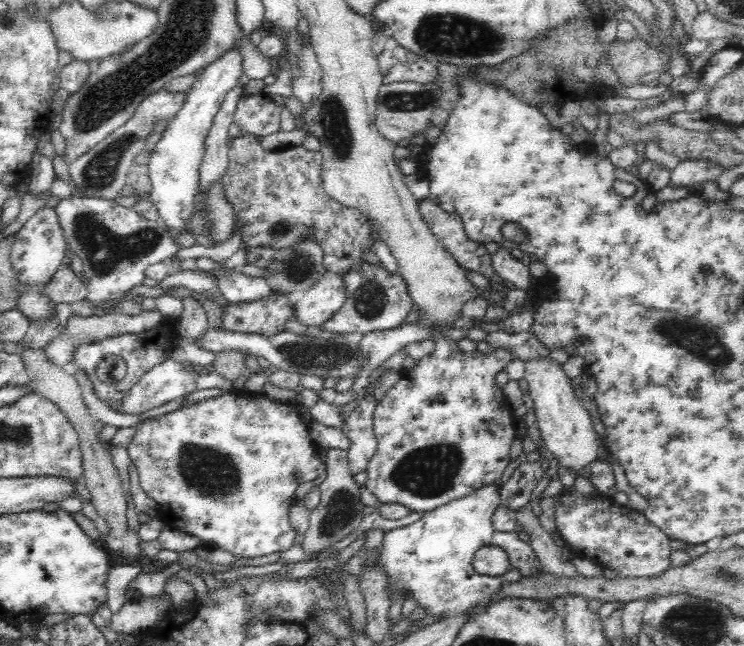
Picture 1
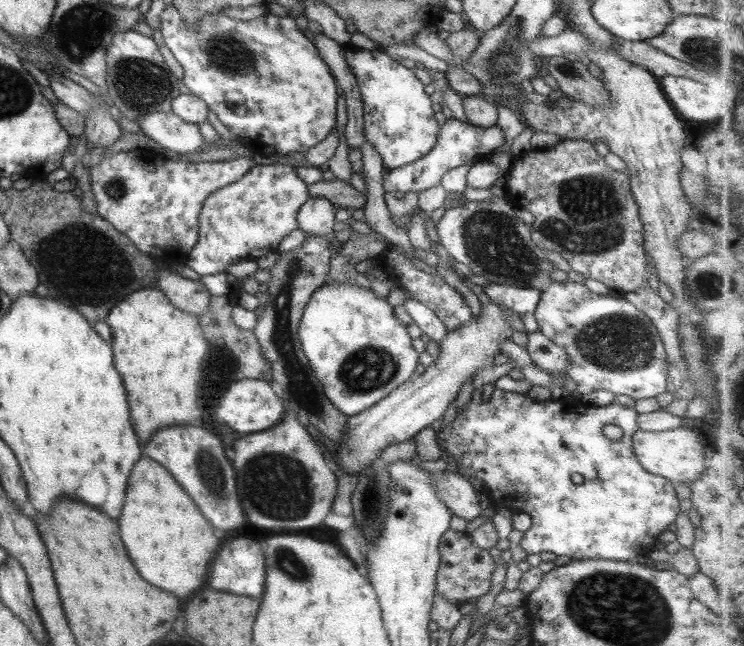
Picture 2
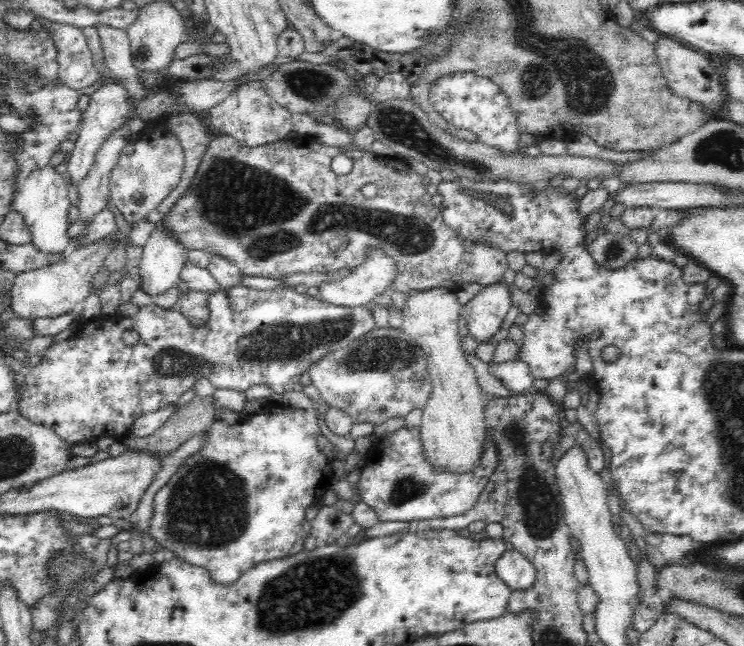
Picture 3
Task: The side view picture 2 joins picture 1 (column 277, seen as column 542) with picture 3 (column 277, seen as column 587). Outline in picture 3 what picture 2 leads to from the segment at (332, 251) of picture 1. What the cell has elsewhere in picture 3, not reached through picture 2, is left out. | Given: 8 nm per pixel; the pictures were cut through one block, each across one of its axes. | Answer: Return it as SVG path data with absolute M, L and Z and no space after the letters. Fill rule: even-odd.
M298 134L291 140L291 144L286 145L285 141L288 140L290 140L290 137L286 136L284 139L278 140L278 142L272 142L264 146L255 146L254 148L241 145L235 138L226 135L210 140L207 144L206 152L198 165L198 170L196 170L196 174L194 174L194 178L190 180L190 184L188 184L184 193L176 200L169 212L158 222L159 226L167 232L169 238L175 240L182 248L188 251L204 250L209 254L226 258L228 262L232 262L234 266L237 266L244 276L264 276L264 278L285 279L288 276L292 276L292 274L298 274L298 272L314 272L314 270L316 272L322 272L322 274L324 274L324 272L331 274L336 270L349 272L359 264L362 264L362 261L365 259L365 250L368 247L380 247L384 249L390 257L396 259L396 265L398 265L398 276L394 278L394 284L390 286L391 292L402 292L402 294L410 296L410 294L426 292L426 290L434 290L434 288L447 288L455 294L460 287L466 283L472 284L472 282L476 282L484 286L490 286L493 283L503 282L502 275L509 268L505 252L494 245L490 245L488 241L464 239L464 237L459 236L458 231L448 226L448 223L444 221L442 209L434 205L432 195L426 191L423 178L416 174L416 172L412 172L407 159L404 157L382 157L363 150L347 150L346 146L323 145L316 142L313 136L304 134ZM340 153L350 157L353 162L352 171L345 176L338 176L330 167L332 158ZM368 183L377 186L377 193L373 198L366 198L364 194L362 194L362 187Z

